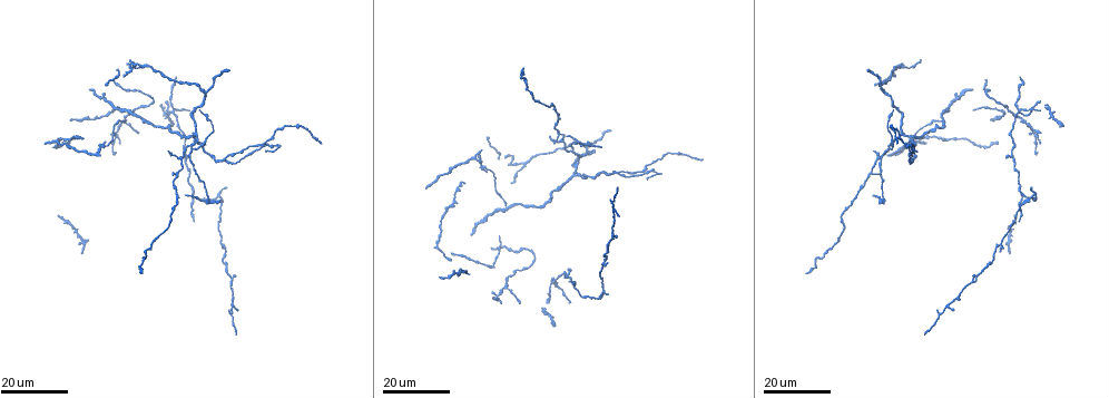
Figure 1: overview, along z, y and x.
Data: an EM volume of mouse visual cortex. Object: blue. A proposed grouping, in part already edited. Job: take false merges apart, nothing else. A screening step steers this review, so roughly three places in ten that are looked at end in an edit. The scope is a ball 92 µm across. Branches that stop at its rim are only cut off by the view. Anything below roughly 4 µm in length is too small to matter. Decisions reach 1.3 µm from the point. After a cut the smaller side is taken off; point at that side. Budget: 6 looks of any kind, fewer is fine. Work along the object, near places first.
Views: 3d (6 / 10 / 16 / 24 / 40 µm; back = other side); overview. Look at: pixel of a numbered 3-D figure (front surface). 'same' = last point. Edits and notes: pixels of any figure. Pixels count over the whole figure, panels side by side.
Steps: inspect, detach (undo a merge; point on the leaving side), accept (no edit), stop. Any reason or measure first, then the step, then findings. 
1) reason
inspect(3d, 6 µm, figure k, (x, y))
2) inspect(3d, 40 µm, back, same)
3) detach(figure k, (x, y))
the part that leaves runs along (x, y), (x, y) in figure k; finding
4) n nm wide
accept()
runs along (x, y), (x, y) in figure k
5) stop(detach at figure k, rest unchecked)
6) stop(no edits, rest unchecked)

looks like a crossing
inspect(3d, 24 µm, figure 1, (590, 145))

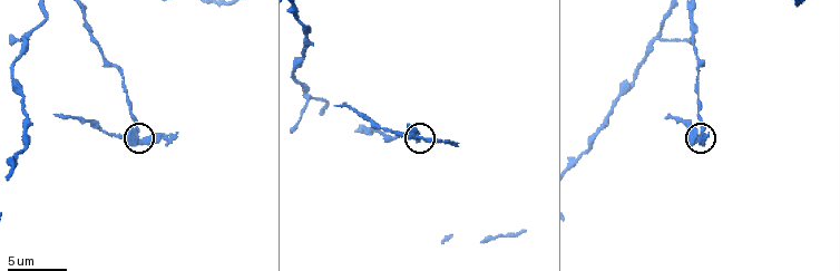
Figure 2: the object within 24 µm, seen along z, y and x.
zoom in
inspect(3d, 6 µm, figure 2, (698, 140))

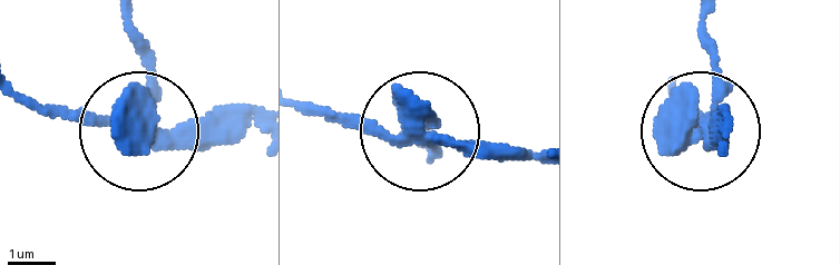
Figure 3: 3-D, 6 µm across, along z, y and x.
detach(figure 3, (81, 118))
the part that leaves runs along (140, 107), (72, 115), (25, 99) in figure 3; two cells meet here

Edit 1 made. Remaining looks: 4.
inspect(overview)

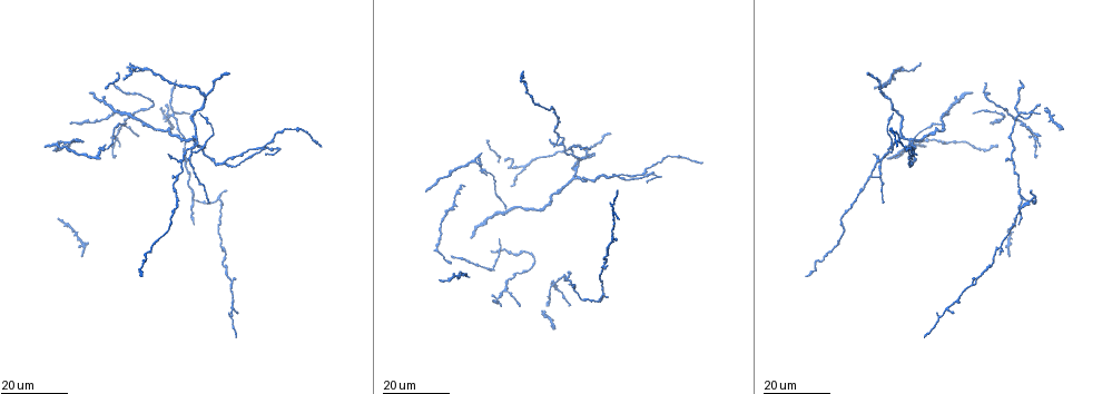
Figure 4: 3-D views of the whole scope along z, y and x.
arms part here
inspect(3d, 16 µm, figure 4, (194, 138))

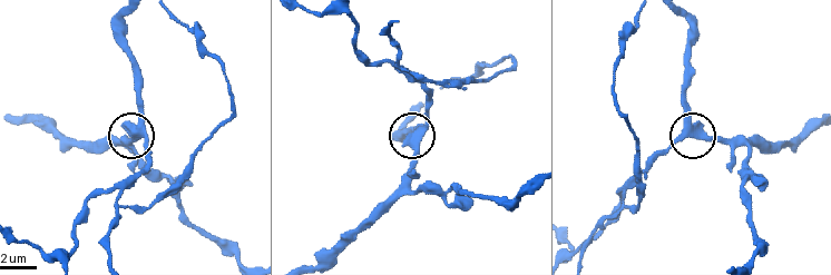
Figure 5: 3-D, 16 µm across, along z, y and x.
inspect(3d, 6 µm, figure 5, (425, 130))

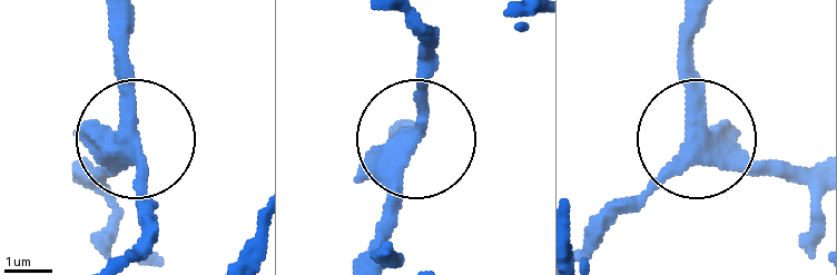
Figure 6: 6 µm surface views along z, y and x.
3 arms
accept()
runs along (815, 177), (707, 154), (695, 129), (695, 22) in figure 6; continuous, no second cell

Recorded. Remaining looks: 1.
stop(detach at figure 3, rest unchecked)

